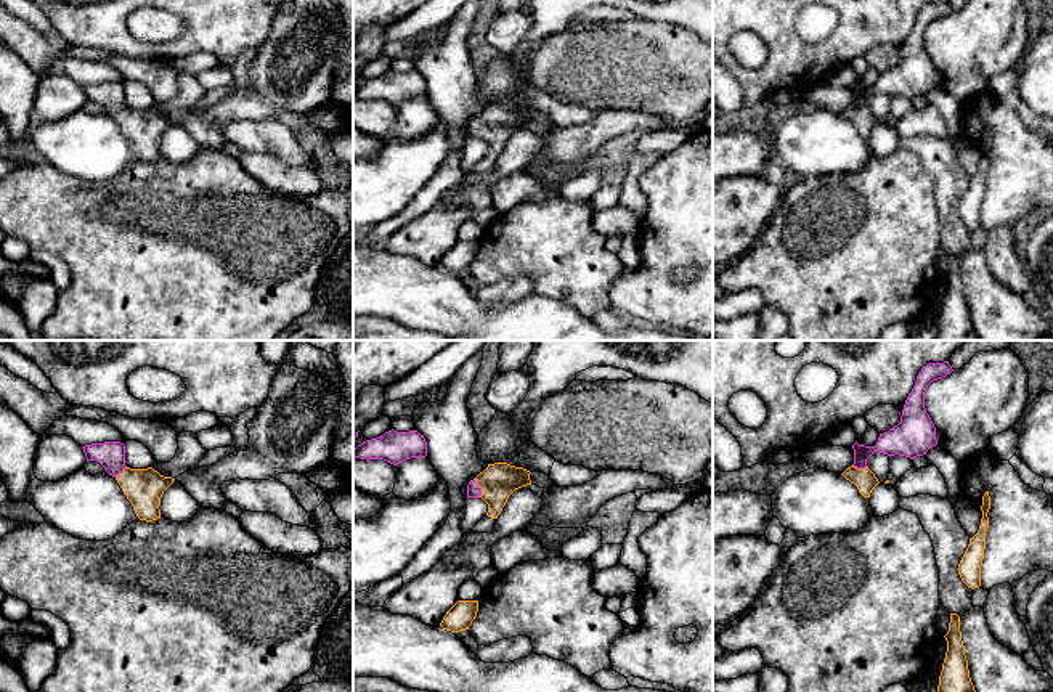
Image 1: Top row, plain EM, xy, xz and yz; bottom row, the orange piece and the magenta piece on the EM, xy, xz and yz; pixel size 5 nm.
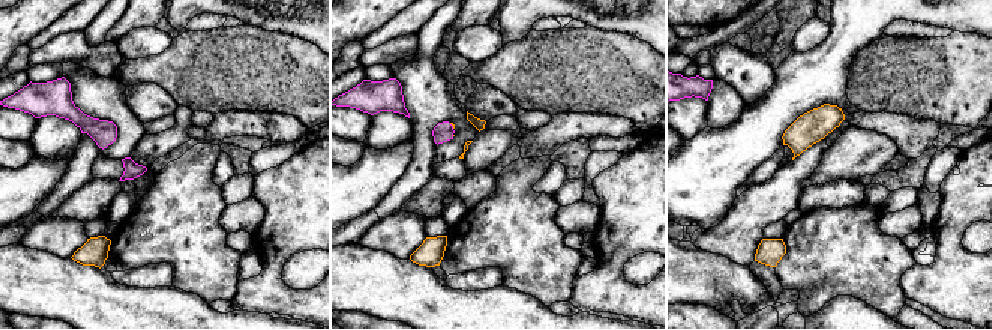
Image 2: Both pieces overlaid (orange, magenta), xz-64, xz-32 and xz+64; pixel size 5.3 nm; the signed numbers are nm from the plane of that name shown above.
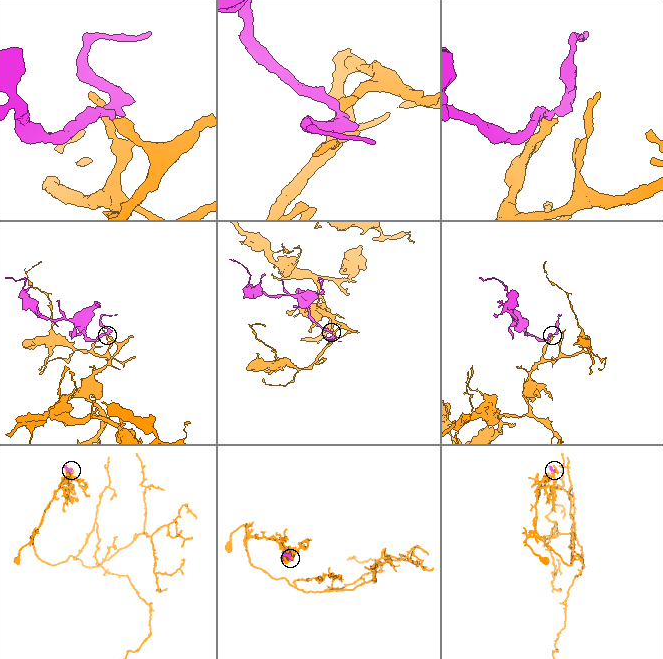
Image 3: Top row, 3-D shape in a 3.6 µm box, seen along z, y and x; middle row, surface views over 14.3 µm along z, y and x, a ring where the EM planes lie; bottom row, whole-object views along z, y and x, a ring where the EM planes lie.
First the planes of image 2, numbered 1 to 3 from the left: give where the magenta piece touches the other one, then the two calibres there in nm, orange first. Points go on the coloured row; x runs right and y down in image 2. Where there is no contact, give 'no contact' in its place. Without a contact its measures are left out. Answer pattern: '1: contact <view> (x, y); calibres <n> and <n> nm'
1: no contact
2: contact xz-32 (452, 125); calibres 20 and 110 nm
3: no contact

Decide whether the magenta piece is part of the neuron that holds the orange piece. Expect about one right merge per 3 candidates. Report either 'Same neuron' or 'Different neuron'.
Same neuron

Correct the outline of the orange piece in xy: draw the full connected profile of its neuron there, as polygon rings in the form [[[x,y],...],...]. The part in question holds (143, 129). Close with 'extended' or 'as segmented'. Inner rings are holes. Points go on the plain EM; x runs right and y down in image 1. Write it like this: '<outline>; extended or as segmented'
[[[120,82],[91,83],[82,88],[87,101],[100,103],[117,120],[140,161],[161,159],[161,138],[175,119],[164,117],[152,108],[127,108],[125,85]]]; extended

